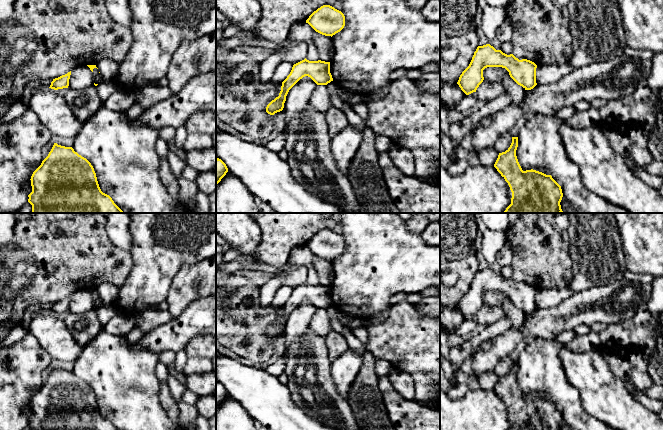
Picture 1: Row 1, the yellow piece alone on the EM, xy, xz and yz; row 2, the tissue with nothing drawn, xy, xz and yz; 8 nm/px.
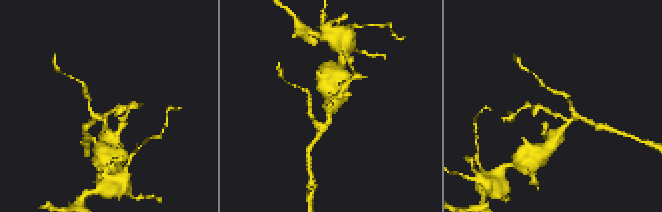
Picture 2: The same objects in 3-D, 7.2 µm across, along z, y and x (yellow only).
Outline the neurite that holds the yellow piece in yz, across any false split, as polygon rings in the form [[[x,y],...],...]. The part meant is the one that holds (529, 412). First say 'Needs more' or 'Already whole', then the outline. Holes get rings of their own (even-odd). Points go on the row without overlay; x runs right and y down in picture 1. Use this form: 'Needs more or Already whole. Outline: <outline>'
Needs more. Outline: [[[512,361],[510,371],[505,376],[499,377],[494,388],[494,391],[506,405],[508,418],[511,422],[509,430],[561,430],[560,426],[563,421],[561,410],[551,399],[533,393],[523,395],[516,380],[517,371],[518,361]]]

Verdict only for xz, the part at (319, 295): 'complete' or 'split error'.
complete

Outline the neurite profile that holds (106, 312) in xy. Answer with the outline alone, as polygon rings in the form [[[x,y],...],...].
[[[106,304],[96,310],[97,317],[104,327],[109,320],[118,312],[114,304]]]

